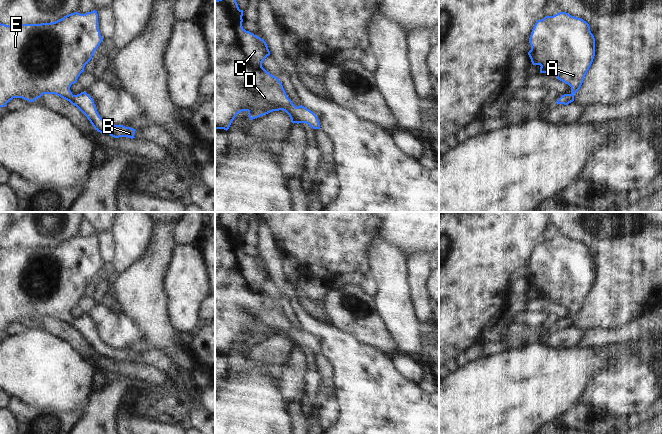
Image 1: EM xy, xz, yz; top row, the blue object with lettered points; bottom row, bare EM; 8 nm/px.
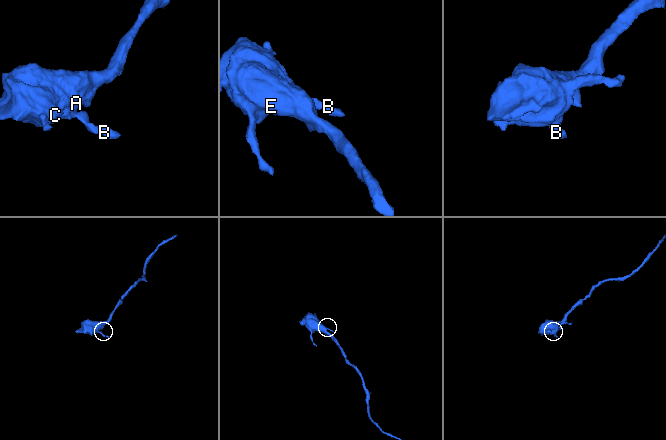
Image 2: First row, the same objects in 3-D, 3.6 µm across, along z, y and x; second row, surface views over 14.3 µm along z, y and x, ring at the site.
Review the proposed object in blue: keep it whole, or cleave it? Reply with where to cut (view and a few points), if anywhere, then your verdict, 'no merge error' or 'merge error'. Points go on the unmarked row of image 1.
cut none; no merge error

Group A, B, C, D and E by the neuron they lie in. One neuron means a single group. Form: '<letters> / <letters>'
A B C D E

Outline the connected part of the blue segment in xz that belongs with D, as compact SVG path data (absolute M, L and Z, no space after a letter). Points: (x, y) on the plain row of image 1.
M226 212L222 221L215 224L215 353L228 354L236 339L242 335L248 336L250 344L273 335L285 335L291 346L306 347L313 353L320 353L317 340L300 329L296 331L287 321L279 303L262 291L264 283L270 279L266 266L242 251L243 234L240 234L235 224L236 213Z

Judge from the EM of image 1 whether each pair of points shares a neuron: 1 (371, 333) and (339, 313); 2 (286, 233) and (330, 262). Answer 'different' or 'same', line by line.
1: same
2: same

